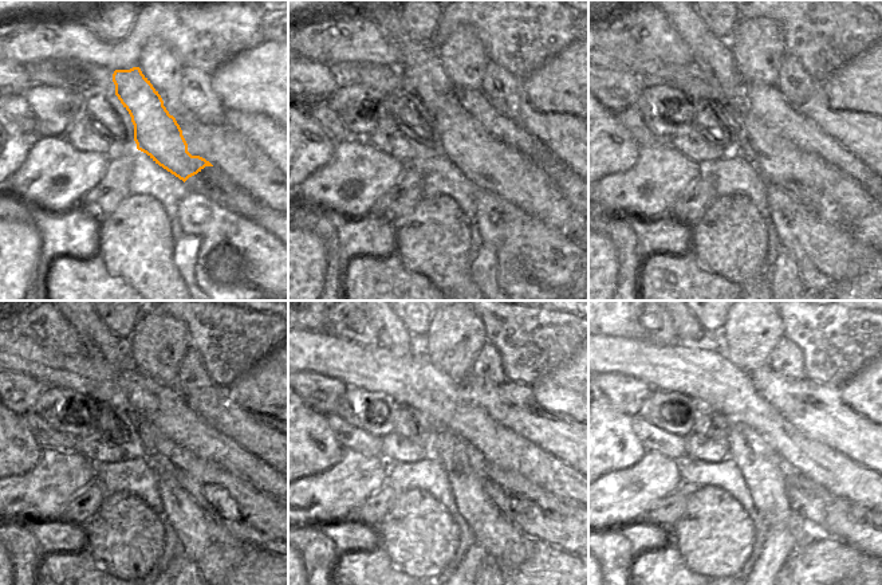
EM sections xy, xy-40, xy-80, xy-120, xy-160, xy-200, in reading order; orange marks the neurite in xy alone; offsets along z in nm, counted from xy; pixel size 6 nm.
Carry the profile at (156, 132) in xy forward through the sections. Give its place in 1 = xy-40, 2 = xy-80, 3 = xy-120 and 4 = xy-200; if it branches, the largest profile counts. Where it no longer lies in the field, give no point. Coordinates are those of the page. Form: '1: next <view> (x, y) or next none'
1: next xy-40 (492, 165)
2: next xy-80 (833, 196)
3: next xy-120 (255, 518)
4: next xy-200 (829, 515)

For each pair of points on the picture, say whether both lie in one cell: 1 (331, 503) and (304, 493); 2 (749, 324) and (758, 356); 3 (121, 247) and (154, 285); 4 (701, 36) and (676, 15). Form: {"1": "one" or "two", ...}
{"1": "one", "2": "one", "3": "one", "4": "one"}

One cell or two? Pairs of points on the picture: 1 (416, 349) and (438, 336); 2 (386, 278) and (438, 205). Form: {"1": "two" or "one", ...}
{"1": "two", "2": "two"}

